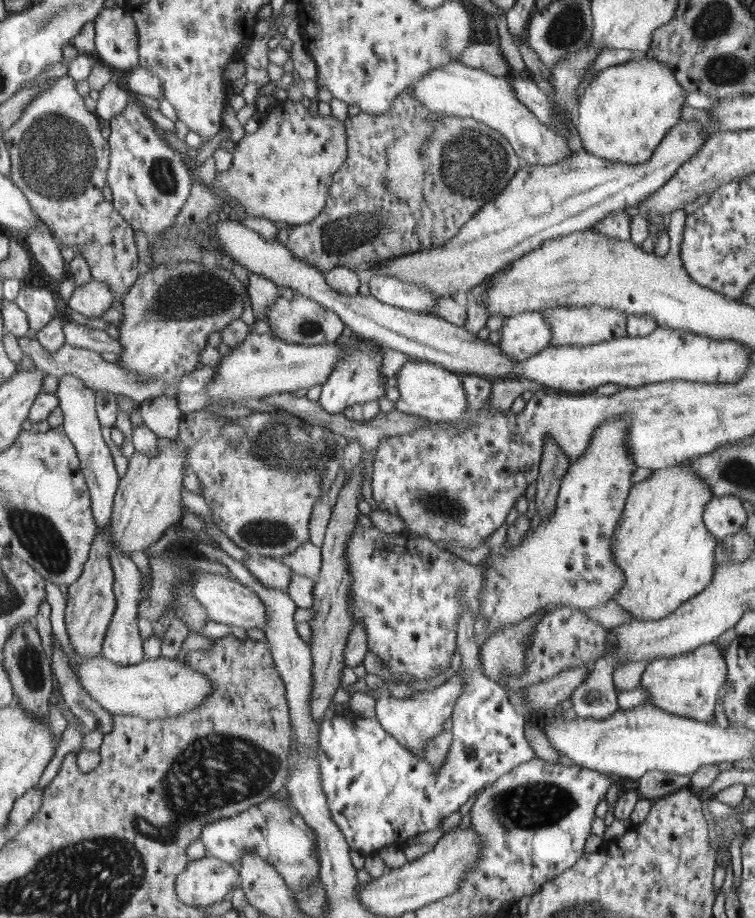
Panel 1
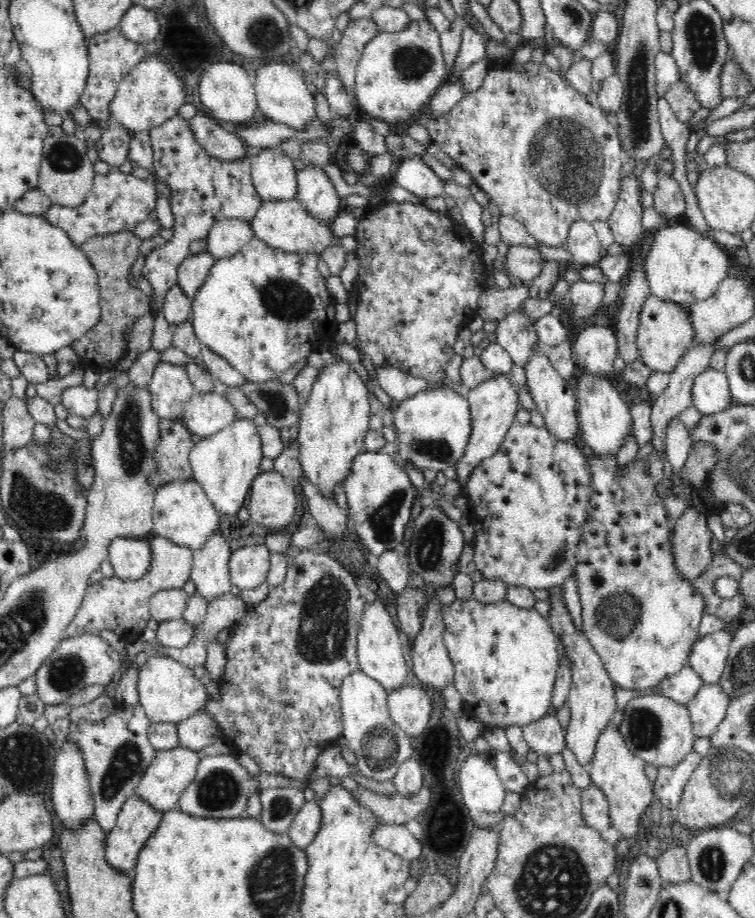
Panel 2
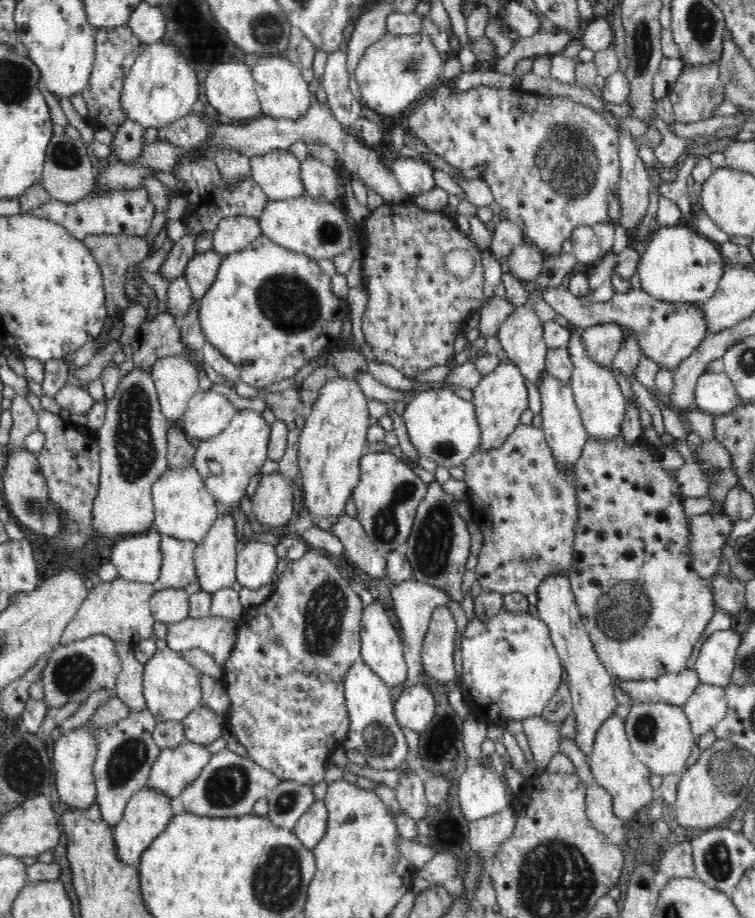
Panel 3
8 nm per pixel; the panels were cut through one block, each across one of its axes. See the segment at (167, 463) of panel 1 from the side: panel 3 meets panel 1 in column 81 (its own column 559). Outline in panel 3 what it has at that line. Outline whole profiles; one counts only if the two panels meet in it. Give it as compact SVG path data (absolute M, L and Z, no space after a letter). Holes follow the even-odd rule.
M550 574L537 590L537 614L549 628L552 642L566 670L566 680L571 692L571 705L575 714L576 734L573 741L588 758L592 755L594 738L606 718L615 714L619 706L614 697L613 676L606 670L594 650L591 638L584 628L568 575Z

